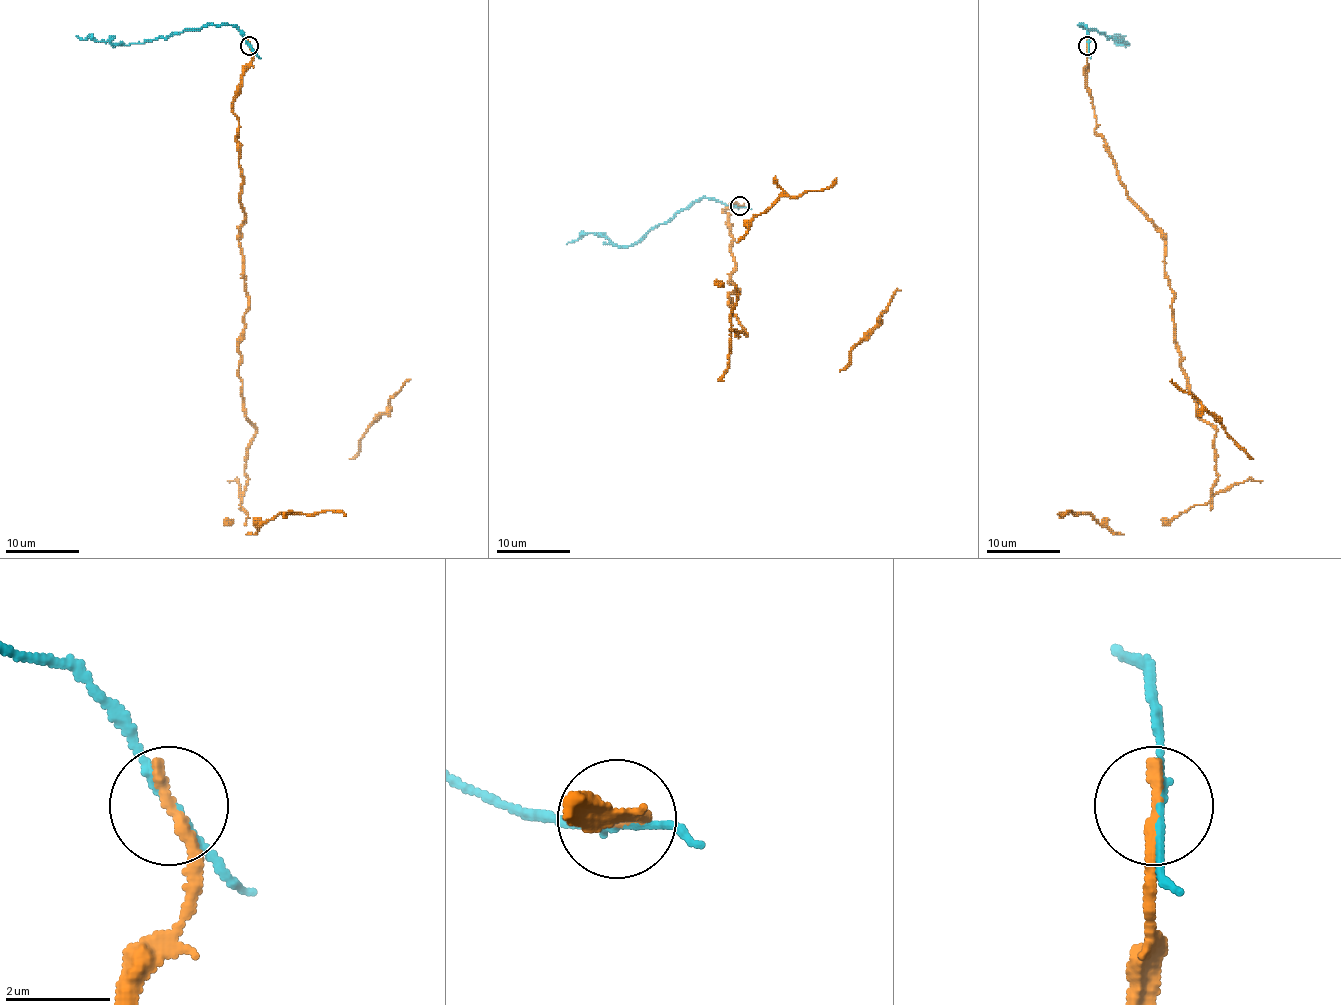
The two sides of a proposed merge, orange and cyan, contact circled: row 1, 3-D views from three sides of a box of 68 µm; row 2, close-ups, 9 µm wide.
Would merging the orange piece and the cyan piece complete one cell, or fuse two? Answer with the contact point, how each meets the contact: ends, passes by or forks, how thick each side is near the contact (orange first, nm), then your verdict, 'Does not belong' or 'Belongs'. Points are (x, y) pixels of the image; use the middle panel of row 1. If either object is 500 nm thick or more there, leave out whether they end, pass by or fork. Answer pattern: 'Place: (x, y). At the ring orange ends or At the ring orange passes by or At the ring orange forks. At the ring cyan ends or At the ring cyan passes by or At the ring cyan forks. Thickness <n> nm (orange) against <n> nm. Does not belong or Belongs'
Place: (739, 206). At the ring orange ends. At the ring cyan passes by. Thickness 280 nm (orange) against 140 nm. Does not belong

